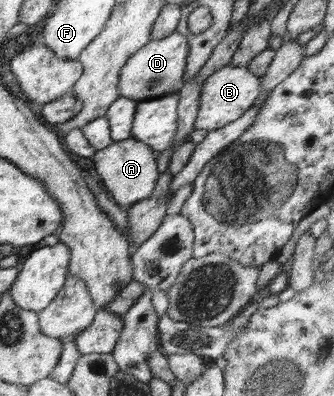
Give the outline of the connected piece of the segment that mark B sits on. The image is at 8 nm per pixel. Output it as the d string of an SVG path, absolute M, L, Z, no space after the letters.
M229 64L217 70L209 78L206 78L201 85L200 103L194 128L209 132L235 122L253 106L253 102L261 94L260 86L260 78L246 67L233 67Z

